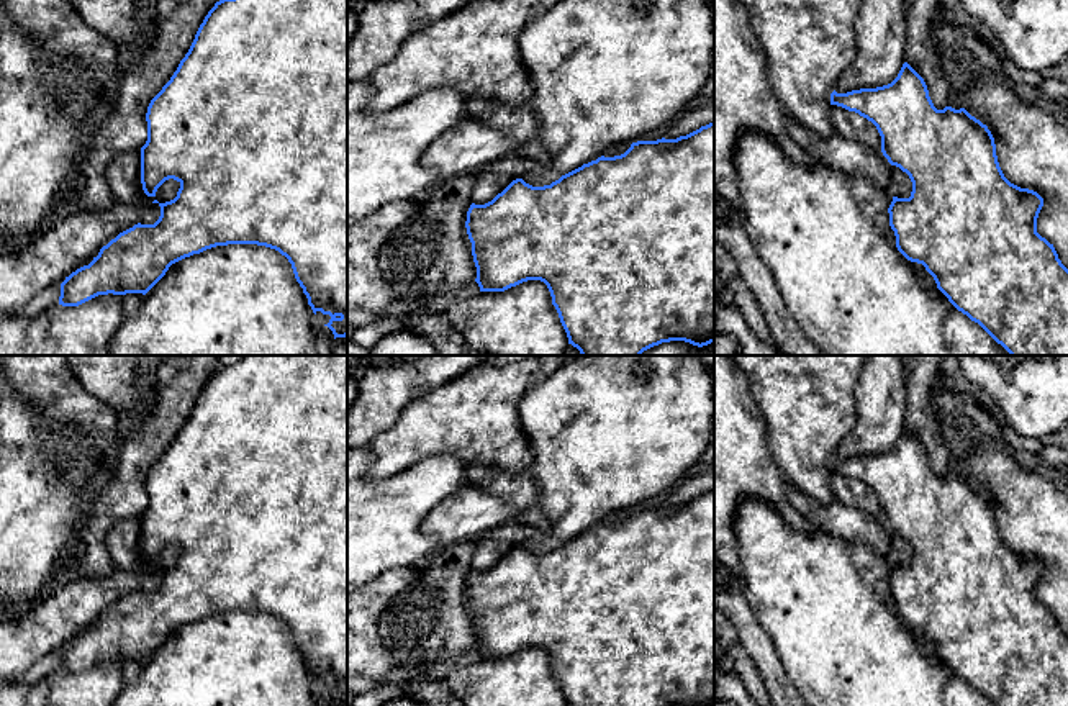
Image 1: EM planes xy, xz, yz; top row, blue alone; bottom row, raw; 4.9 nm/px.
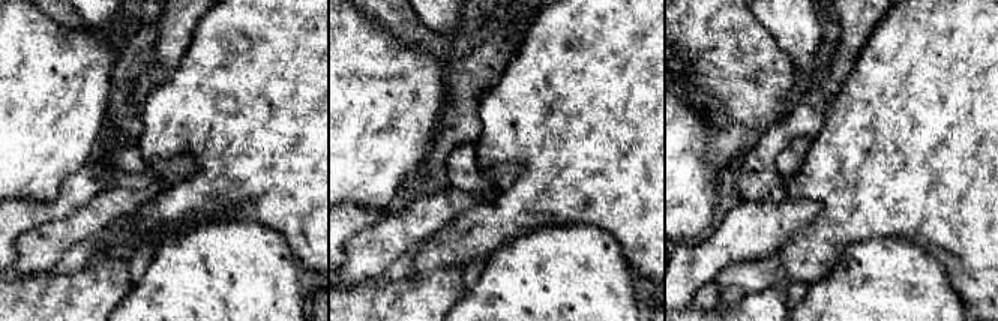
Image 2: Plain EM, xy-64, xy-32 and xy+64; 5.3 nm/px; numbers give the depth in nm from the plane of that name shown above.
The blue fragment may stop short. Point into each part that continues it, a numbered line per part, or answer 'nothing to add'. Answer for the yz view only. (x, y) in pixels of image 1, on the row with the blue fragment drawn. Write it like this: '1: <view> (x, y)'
nothing to add

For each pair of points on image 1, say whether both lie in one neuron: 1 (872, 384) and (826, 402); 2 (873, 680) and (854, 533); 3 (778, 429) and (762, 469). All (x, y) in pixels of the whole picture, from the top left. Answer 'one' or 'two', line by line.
1: two
2: two
3: two

